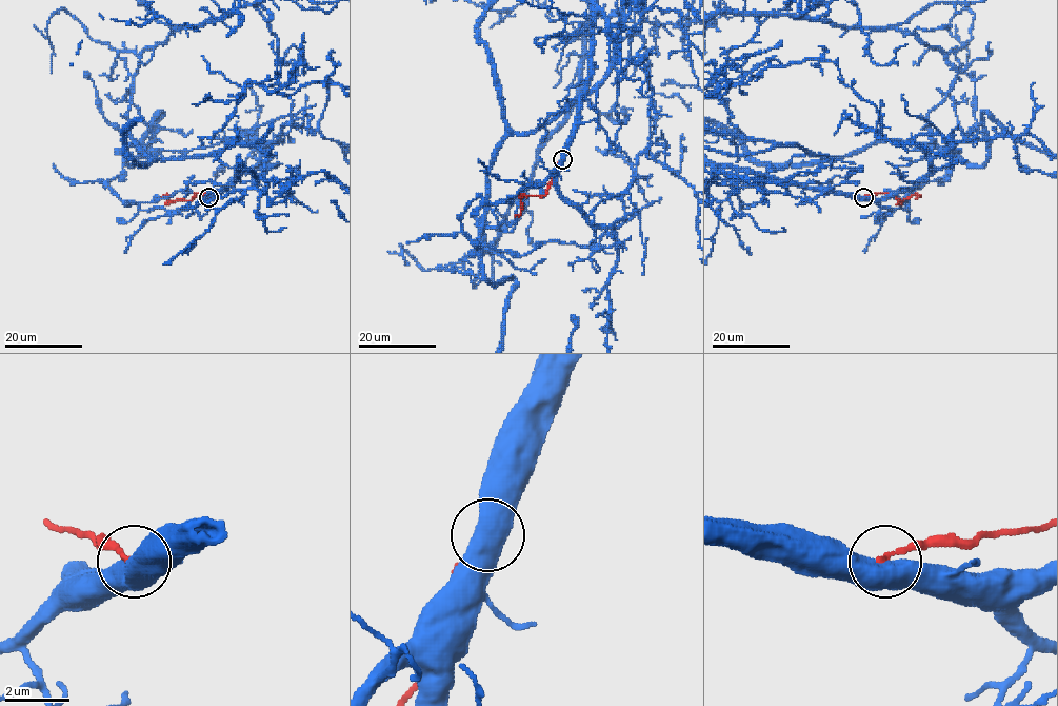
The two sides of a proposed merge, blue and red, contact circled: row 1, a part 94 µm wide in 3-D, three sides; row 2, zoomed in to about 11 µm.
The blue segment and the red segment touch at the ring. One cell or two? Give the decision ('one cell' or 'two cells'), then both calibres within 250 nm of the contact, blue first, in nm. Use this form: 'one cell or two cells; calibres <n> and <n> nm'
two cells; calibres 600 and 180 nm

